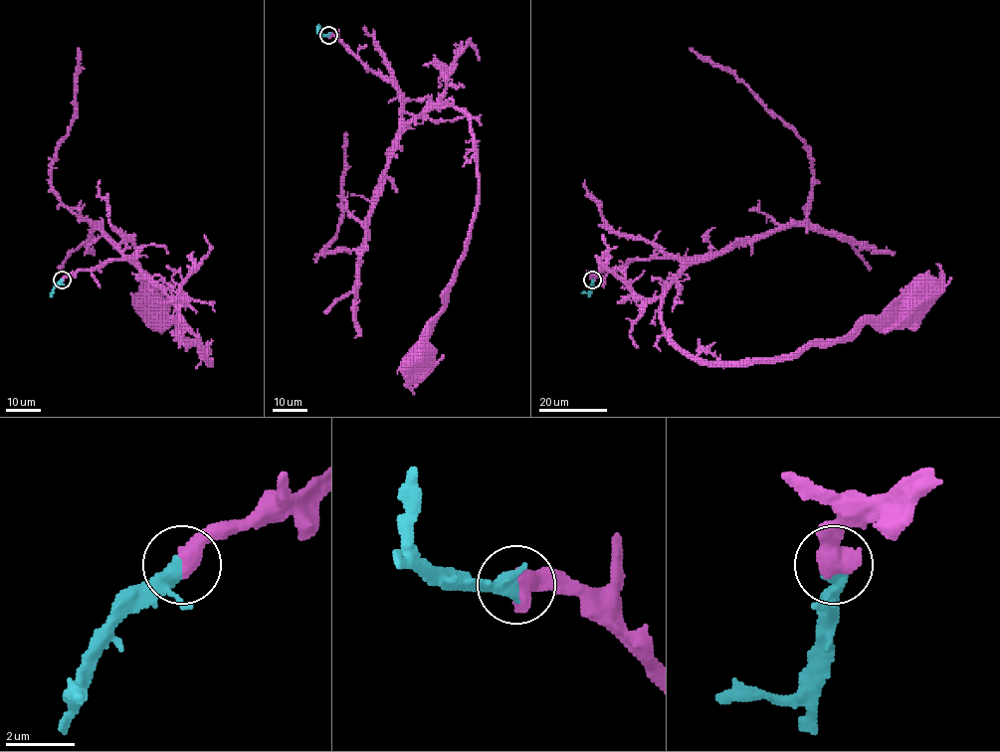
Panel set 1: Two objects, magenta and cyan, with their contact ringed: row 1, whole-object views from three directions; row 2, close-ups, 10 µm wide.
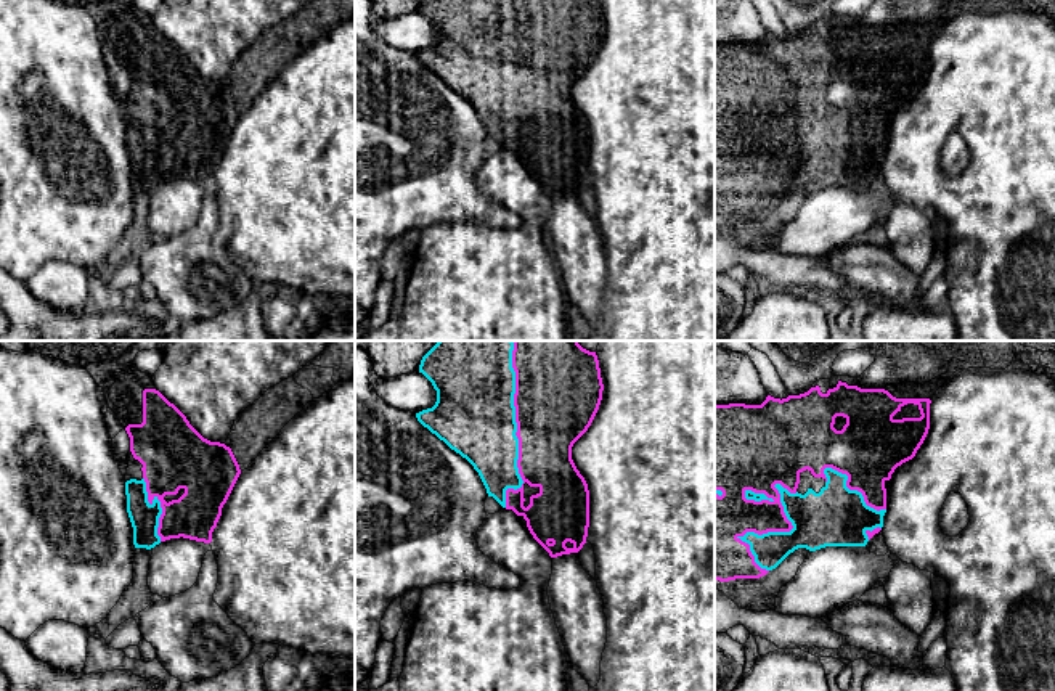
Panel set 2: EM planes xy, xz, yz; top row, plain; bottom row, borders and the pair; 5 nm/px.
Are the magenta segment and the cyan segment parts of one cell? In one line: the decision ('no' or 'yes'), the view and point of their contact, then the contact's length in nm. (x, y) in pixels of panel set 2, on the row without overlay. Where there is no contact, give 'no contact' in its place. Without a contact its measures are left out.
yes | yz (771, 171) | 460 nm

